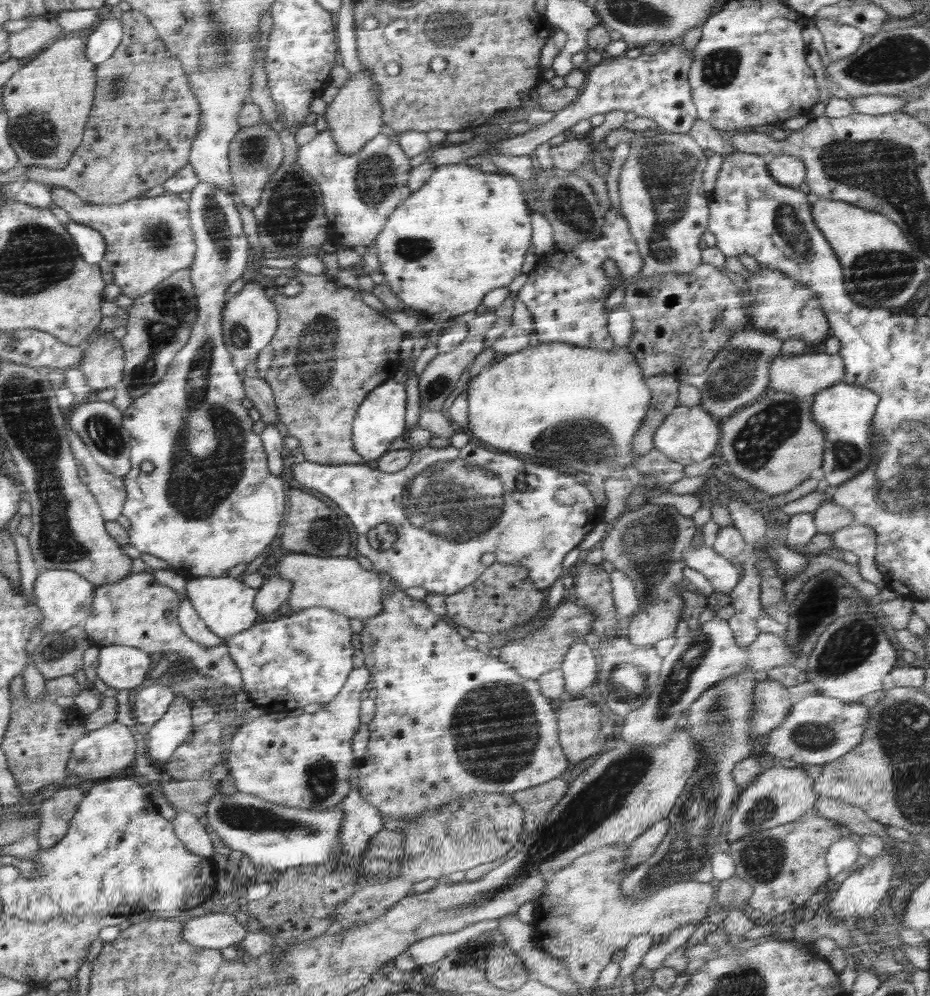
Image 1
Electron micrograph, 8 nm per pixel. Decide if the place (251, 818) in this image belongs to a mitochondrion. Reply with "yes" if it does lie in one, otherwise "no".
yes

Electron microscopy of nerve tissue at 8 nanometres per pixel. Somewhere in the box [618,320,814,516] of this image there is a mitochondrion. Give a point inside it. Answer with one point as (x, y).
(765, 431)

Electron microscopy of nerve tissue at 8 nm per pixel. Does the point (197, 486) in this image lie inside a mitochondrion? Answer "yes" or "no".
yes

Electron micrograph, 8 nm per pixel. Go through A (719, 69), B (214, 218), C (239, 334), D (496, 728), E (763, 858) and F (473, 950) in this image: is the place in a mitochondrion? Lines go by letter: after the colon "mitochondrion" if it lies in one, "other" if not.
A: mitochondrion
B: mitochondrion
C: mitochondrion
D: mitochondrion
E: mitochondrion
F: other

